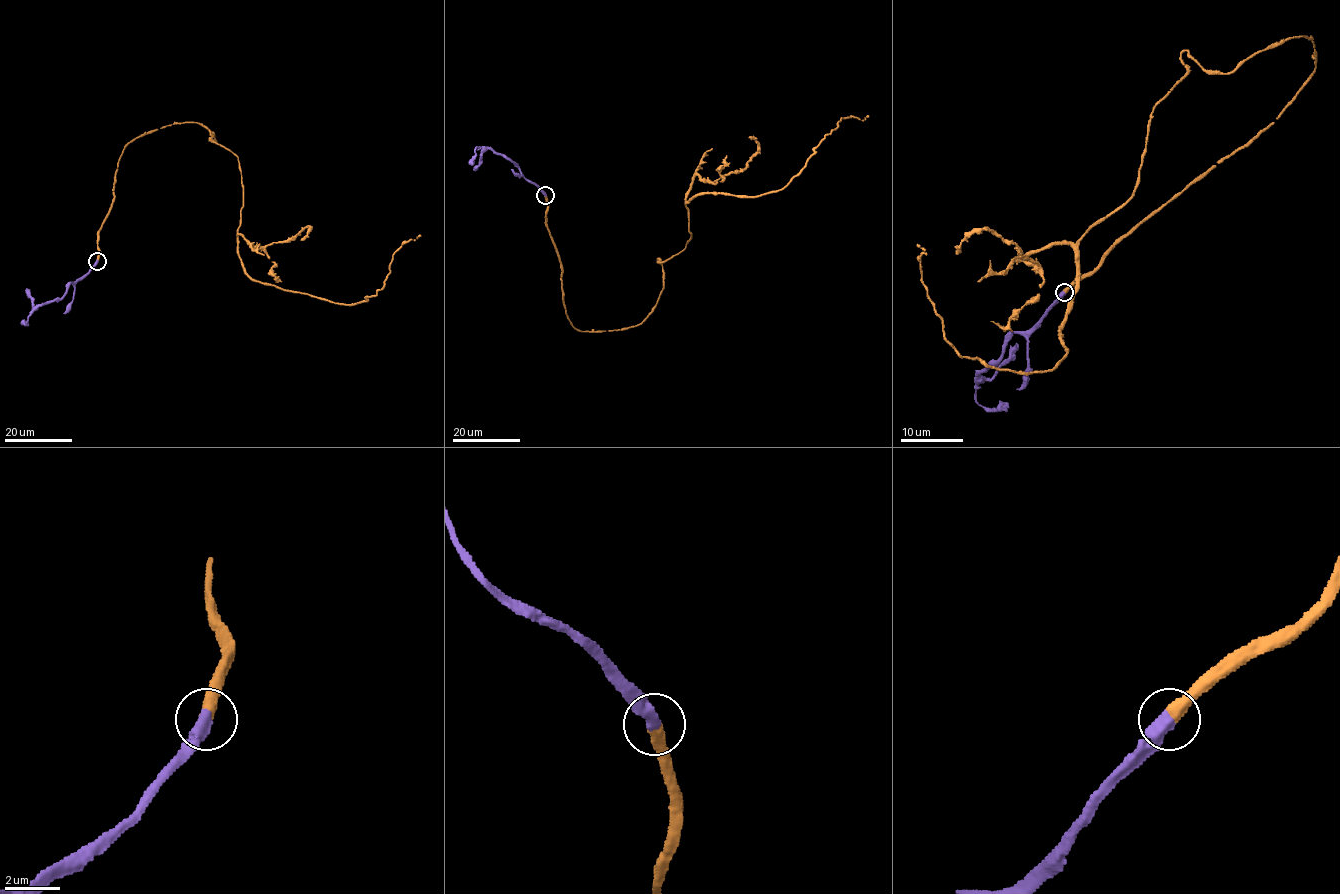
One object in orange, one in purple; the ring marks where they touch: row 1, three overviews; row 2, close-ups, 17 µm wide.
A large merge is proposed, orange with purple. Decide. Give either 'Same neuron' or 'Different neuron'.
Same neuron

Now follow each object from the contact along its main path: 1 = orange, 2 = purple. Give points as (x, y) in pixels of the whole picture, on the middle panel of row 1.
1: (545, 195), (571, 323), (628, 328), (690, 239), (685, 202), (782, 189), (868, 115)
2: (545, 195), (523, 176), (514, 163), (489, 148), (476, 147), (471, 164)

